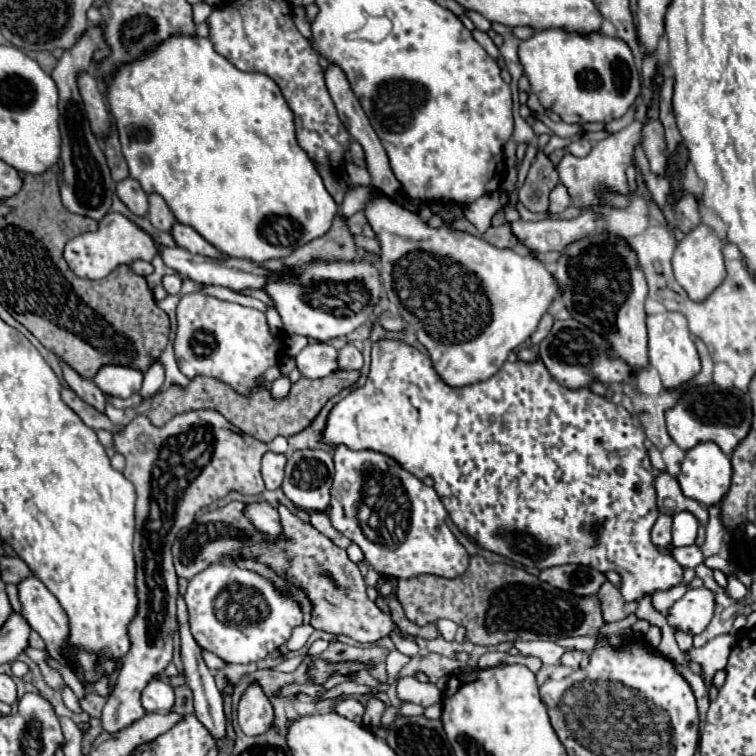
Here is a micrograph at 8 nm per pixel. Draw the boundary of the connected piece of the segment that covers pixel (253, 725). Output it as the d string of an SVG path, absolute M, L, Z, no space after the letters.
M253 681L241 695L237 716L239 726L246 735L263 735L273 727L275 711L271 699L257 681Z

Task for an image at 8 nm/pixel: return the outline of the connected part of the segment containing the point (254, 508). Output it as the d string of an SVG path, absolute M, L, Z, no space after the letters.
M249 503L245 513L261 533L269 537L281 537L281 523L277 509L273 509L267 503Z

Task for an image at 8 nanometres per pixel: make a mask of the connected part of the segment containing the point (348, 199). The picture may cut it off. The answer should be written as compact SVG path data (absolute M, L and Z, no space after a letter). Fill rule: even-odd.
M351 187L345 193L345 199L343 199L341 207L339 207L339 213L349 219L351 215L355 215L363 207L363 203L367 199L369 199L369 189L367 187Z

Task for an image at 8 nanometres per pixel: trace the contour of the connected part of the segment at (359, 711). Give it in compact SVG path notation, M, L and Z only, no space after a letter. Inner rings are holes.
M347 697L347 699L339 699L339 701L333 705L333 713L343 715L343 717L355 721L355 723L361 723L363 713L365 713L365 707L363 707L355 697Z

